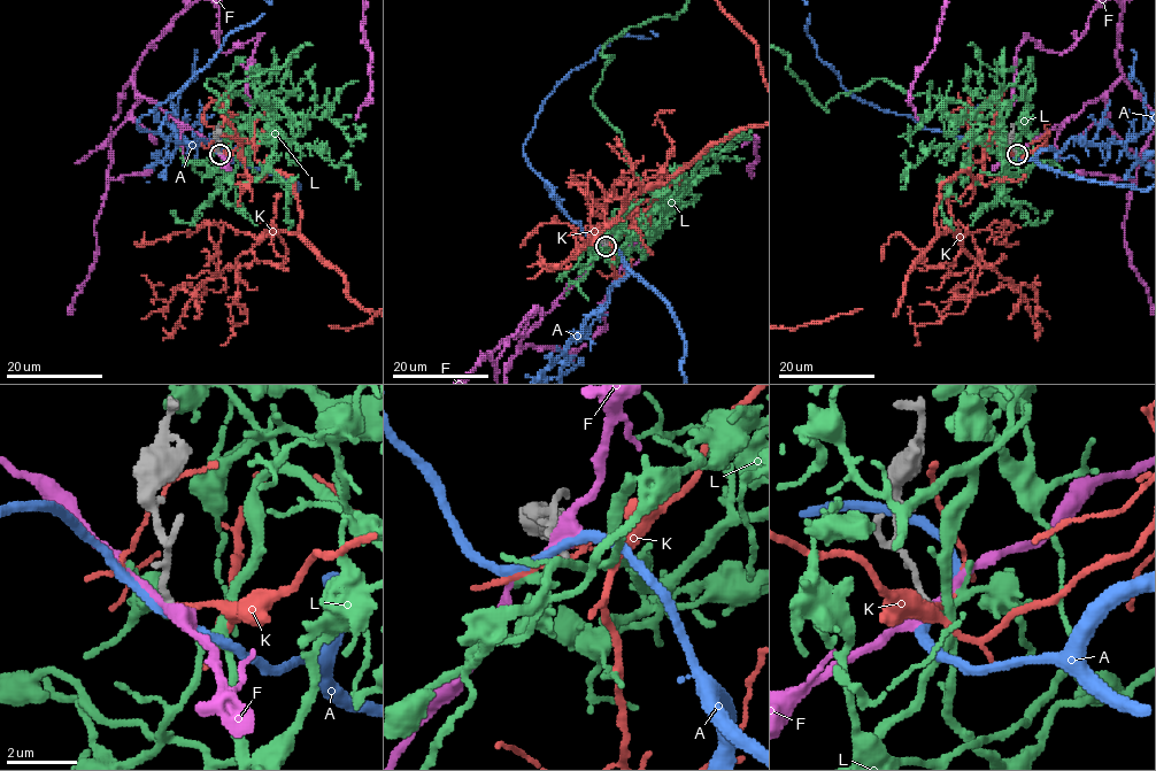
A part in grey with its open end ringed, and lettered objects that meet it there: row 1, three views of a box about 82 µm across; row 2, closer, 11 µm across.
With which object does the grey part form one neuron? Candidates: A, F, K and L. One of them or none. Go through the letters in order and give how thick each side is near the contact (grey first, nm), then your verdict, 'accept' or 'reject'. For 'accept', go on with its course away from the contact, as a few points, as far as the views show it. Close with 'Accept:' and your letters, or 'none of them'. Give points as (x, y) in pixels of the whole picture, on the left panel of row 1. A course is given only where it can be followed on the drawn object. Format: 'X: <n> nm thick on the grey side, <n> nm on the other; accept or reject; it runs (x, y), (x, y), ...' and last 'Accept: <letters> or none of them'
A: 190 nm thick on the grey side, 240 nm on the other; reject
F: 200 nm thick on the grey side, 400 nm on the other; reject
K: 180 nm thick on the grey side, 140 nm on the other; reject
L: 180 nm thick on the grey side, 150 nm on the other; reject
Accept: none of them

